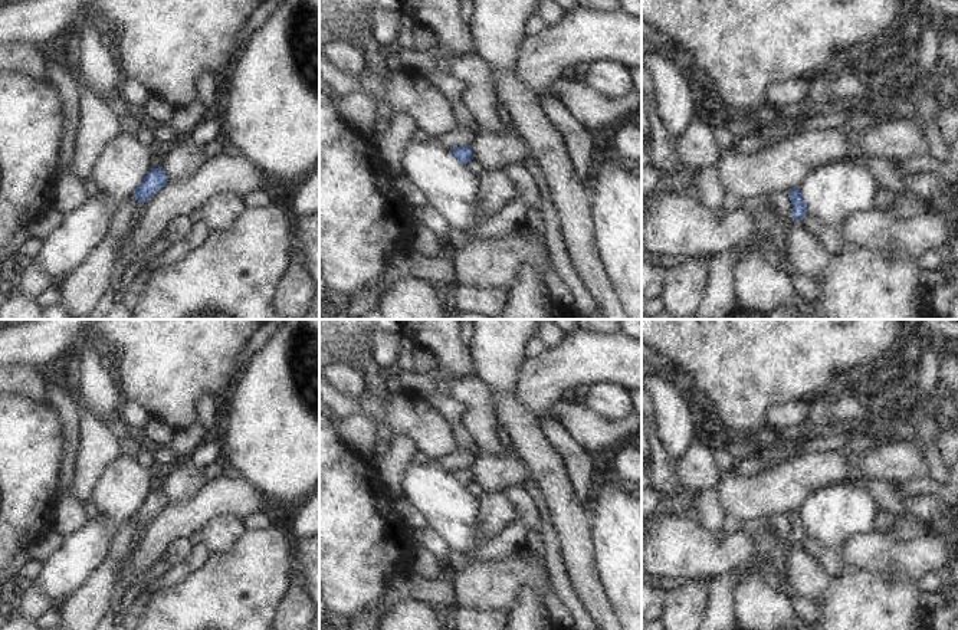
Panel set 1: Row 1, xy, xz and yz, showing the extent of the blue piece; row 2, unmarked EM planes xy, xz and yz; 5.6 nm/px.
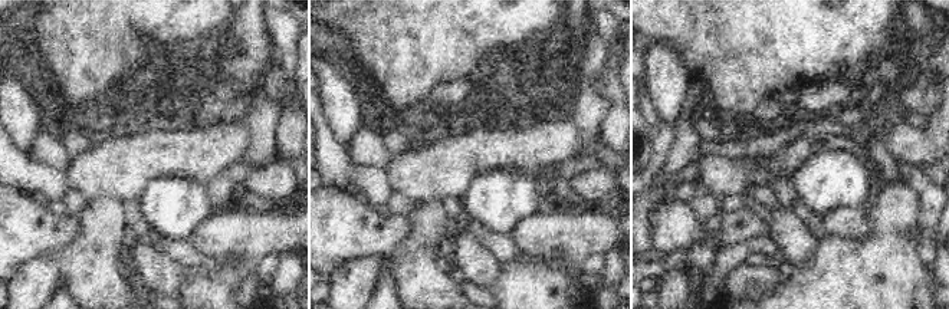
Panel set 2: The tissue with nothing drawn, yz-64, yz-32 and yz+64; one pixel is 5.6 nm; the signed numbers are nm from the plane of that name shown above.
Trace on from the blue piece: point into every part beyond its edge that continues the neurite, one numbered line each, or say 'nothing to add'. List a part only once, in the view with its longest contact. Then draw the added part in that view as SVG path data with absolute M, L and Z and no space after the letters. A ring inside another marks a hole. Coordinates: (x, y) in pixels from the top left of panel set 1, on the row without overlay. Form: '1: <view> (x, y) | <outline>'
nothing to add

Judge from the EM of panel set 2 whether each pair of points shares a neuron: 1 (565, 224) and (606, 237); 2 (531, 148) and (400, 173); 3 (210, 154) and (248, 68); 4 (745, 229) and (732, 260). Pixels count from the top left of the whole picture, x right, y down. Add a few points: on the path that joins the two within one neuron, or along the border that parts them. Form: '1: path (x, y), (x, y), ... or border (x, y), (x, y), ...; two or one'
1: path (575, 234), (596, 234); one
2: path (498, 150), (480, 150), (433, 173); one
3: border (237, 122), (223, 124); two
4: border (769, 234), (748, 237), (723, 247); two

